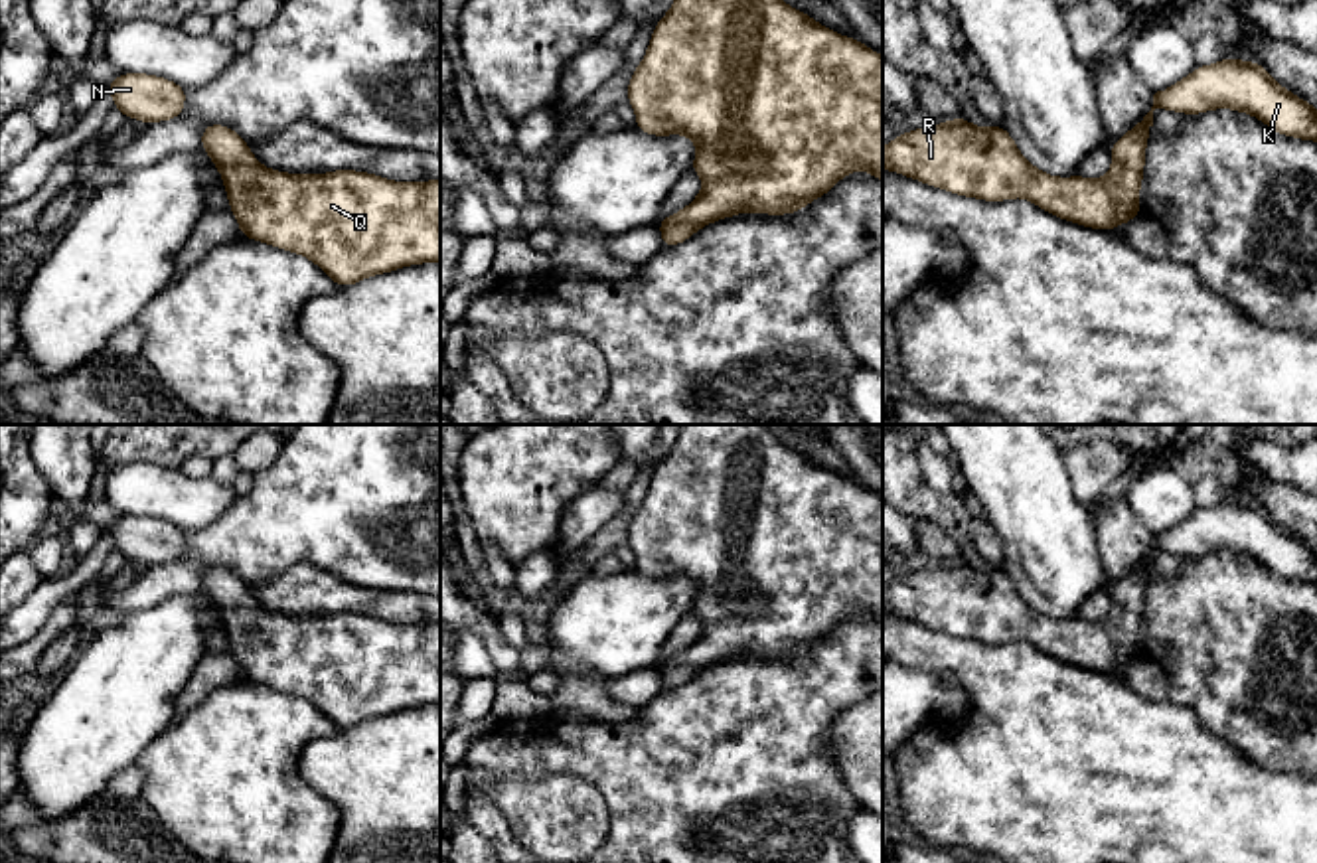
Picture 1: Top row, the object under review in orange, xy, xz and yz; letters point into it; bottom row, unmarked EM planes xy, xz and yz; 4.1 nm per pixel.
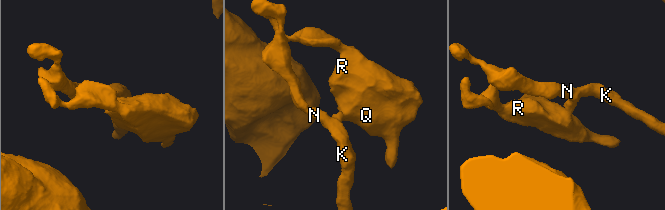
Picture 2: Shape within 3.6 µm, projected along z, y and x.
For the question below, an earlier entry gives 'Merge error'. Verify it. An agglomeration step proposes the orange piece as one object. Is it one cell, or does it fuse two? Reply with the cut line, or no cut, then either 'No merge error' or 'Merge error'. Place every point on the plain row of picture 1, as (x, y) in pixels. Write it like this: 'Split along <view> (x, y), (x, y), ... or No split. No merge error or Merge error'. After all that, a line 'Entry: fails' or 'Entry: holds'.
No split. No merge error
Entry: fails

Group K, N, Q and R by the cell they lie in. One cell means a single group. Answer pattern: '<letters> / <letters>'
K N Q R

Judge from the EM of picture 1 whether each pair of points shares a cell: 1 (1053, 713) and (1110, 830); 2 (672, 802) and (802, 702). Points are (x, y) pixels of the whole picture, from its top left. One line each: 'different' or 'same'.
1: same
2: same

